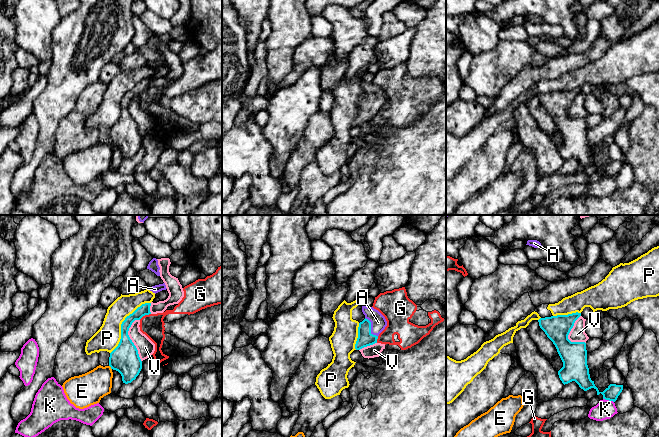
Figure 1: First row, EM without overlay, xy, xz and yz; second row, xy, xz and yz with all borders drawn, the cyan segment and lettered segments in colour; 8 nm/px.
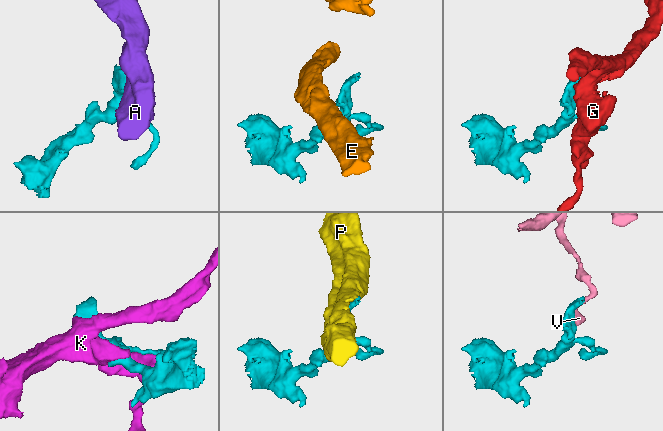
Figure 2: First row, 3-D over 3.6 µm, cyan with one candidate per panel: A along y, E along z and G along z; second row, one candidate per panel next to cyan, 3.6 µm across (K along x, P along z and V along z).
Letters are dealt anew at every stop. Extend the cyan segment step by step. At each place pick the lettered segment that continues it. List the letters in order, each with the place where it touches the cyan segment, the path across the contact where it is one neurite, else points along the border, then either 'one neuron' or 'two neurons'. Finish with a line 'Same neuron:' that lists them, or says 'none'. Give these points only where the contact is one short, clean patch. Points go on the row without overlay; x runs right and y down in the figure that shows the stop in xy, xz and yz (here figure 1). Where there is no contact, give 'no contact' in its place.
A: contact xz (370, 104); way xz (365, 114), (370, 104), (378, 98); one neuron
E: contact xy (110, 142); border xy (109, 141), (111, 145); two neurons
G: contact xy (144, 91); border xy (150, 89), (139, 95); two neurons
K: contact yz (608, 175); two neurons
P: contact xy (122, 99); two neurons
V: contact xy (131, 116); two neurons
Same neuron: A

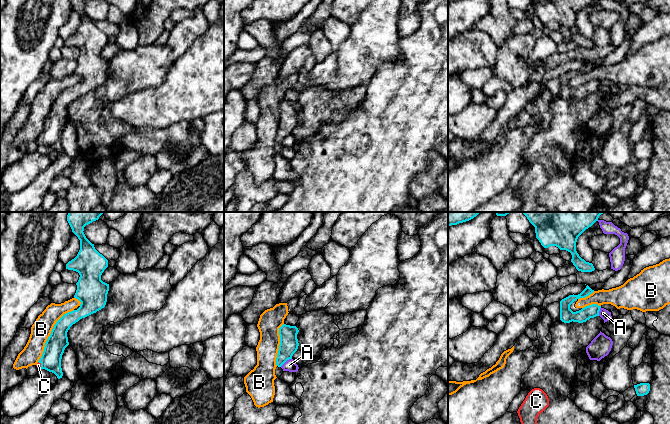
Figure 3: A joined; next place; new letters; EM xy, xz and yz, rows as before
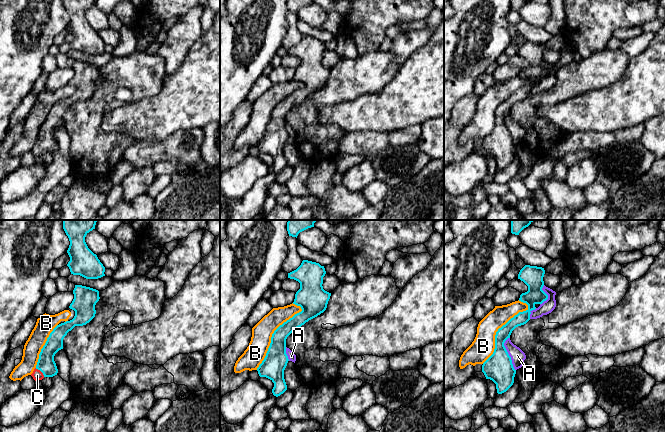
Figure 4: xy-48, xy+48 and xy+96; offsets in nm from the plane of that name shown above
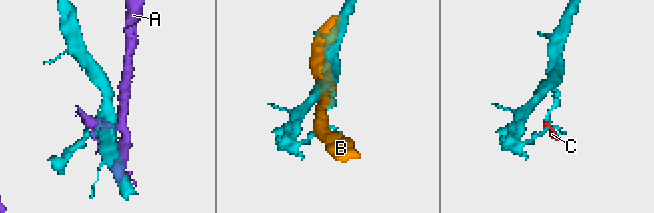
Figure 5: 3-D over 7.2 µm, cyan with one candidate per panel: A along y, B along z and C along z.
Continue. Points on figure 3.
A: contact xz (285, 137); two neurons
B: contact xy (51, 109); two neurons
C: contact xy (41, 141); way xy (56, 119), (52, 130), (41, 141), (38, 141); one neuron
Same neuron: C

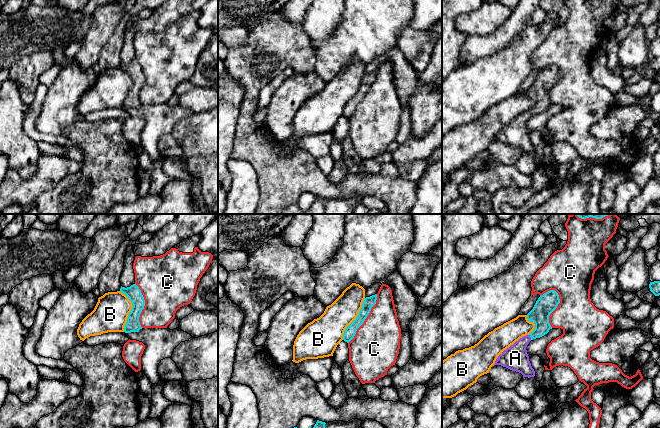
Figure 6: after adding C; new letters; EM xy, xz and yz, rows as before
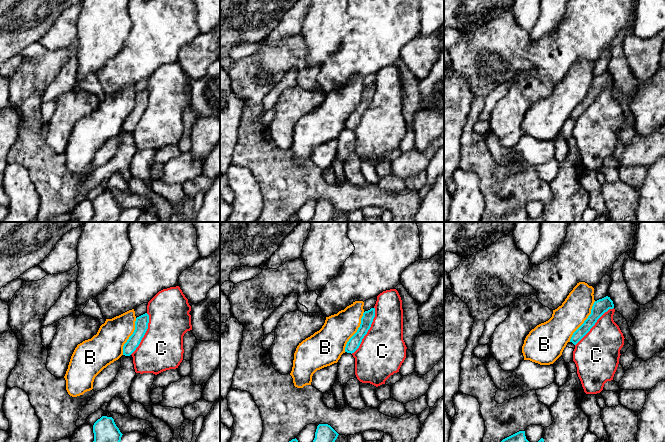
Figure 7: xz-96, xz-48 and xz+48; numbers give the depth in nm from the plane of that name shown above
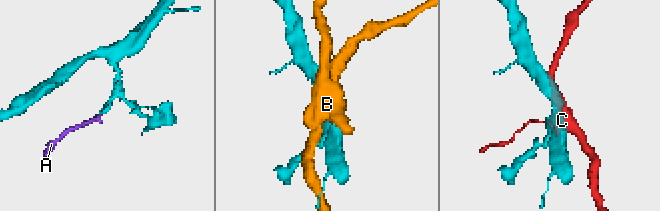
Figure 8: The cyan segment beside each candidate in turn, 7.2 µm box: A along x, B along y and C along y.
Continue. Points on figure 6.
A: contact yz (530, 112); way yz (542, 85), (541, 102), (530, 112), (519, 123), (515, 134); one neuron
B: contact xy (131, 86); two neurons
C: contact yz (556, 83); two neurons
Same neuron: A

